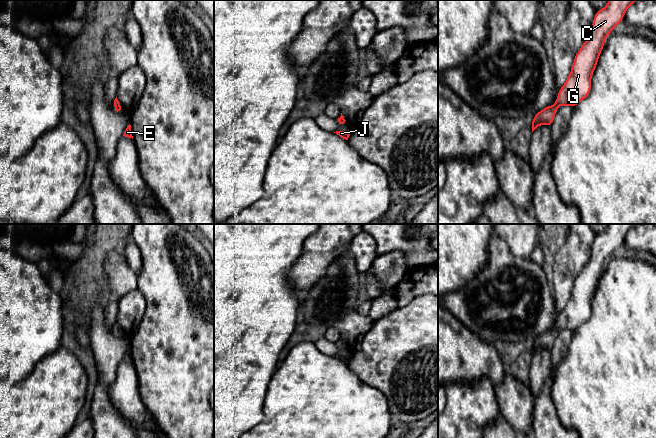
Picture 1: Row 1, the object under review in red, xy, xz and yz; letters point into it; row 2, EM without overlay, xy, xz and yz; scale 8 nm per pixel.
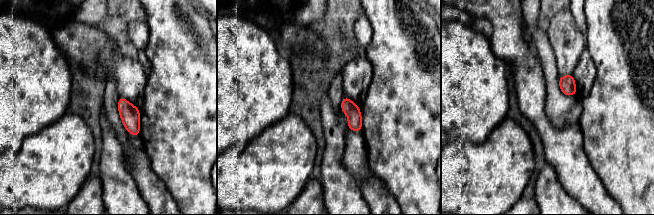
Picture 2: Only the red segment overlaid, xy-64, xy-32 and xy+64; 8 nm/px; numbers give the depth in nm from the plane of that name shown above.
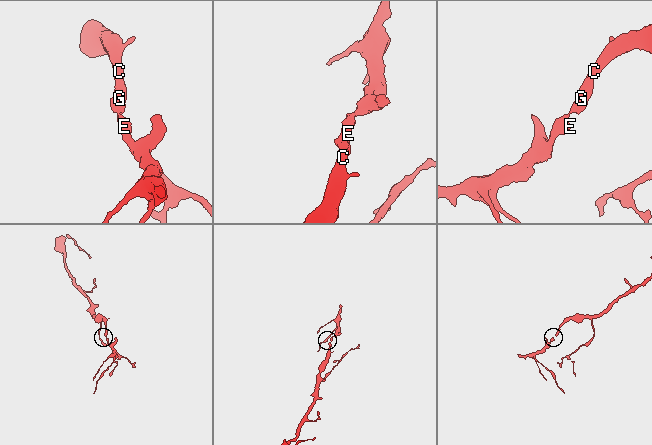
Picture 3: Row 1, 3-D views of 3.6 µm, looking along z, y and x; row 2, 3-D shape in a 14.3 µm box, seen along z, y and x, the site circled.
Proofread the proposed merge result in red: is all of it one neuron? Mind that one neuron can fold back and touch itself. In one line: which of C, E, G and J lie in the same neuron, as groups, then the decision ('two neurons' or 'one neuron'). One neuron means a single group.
C E G J | one neuron

